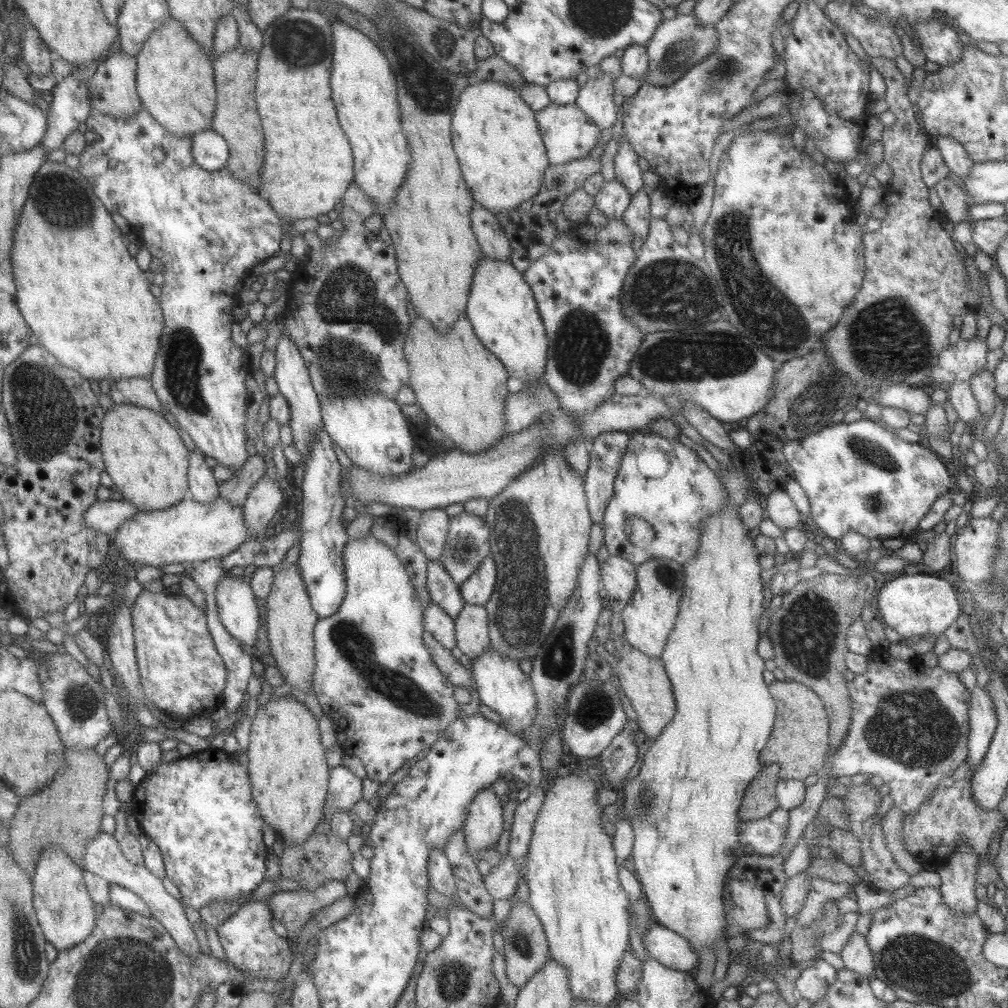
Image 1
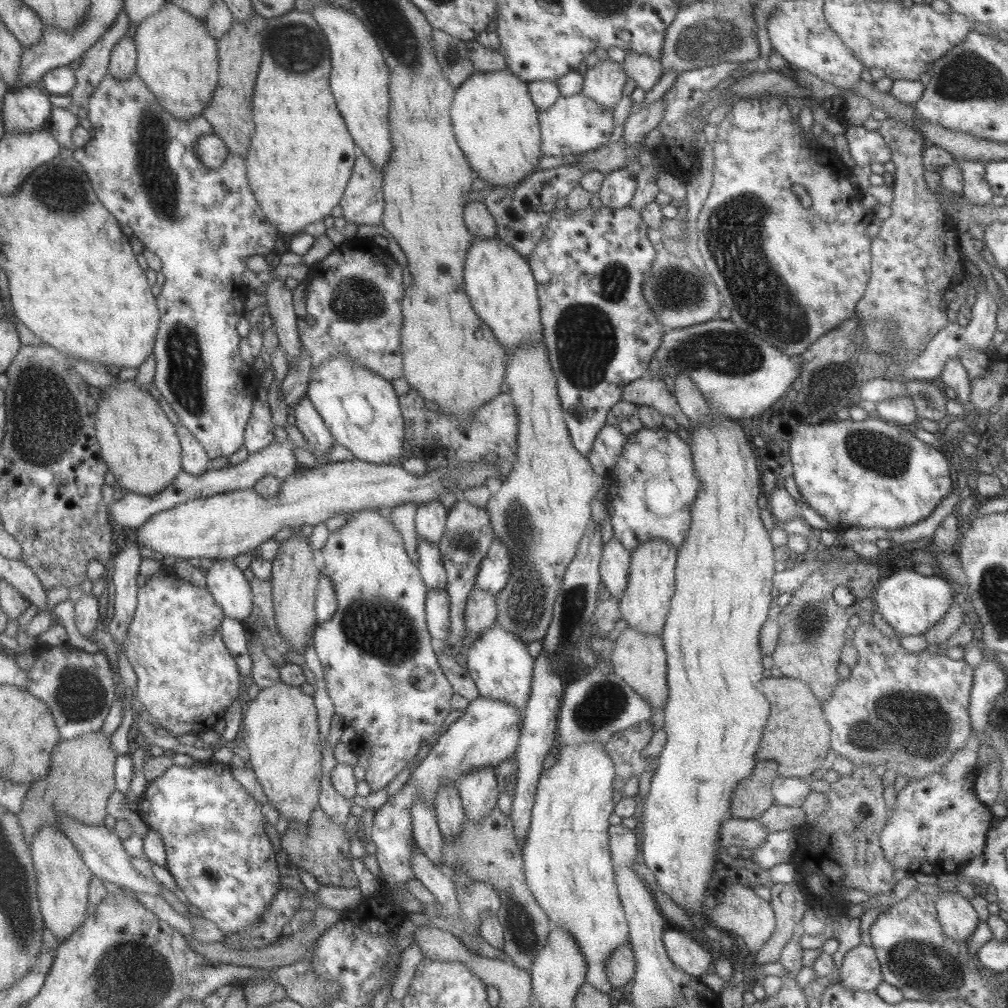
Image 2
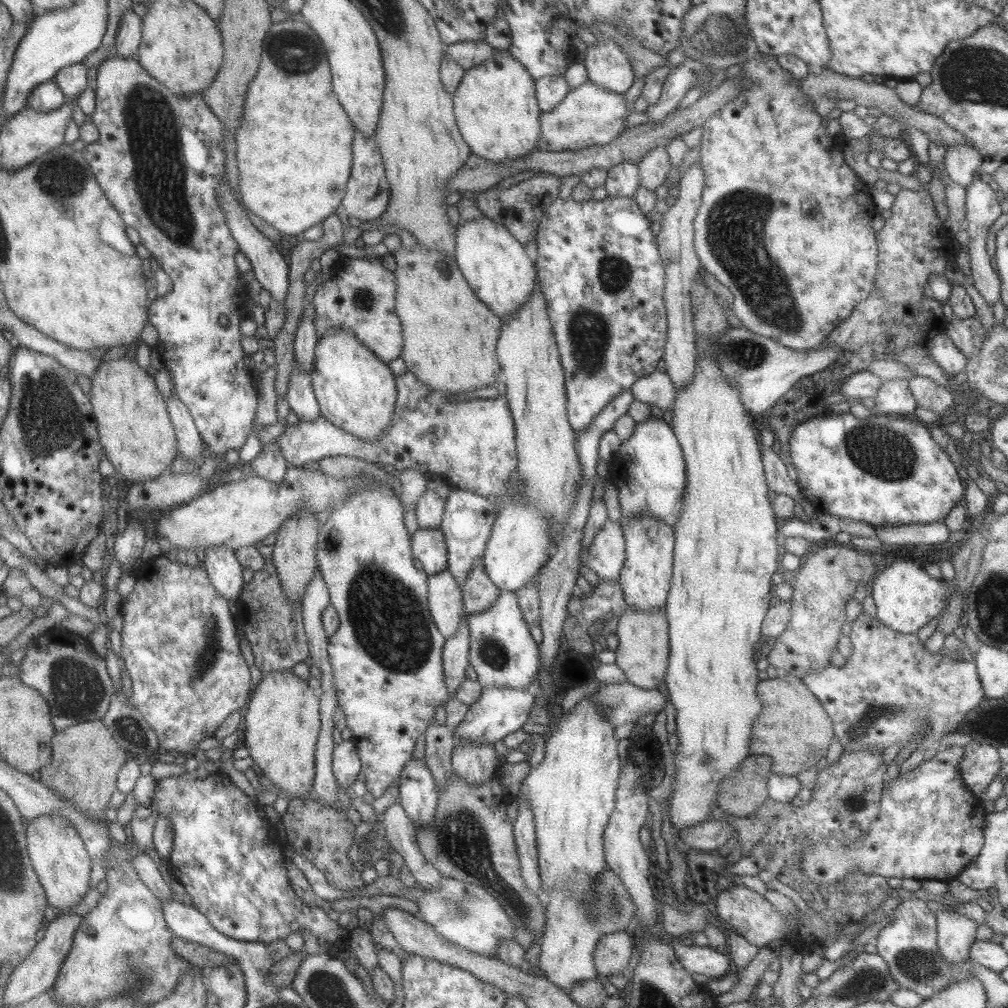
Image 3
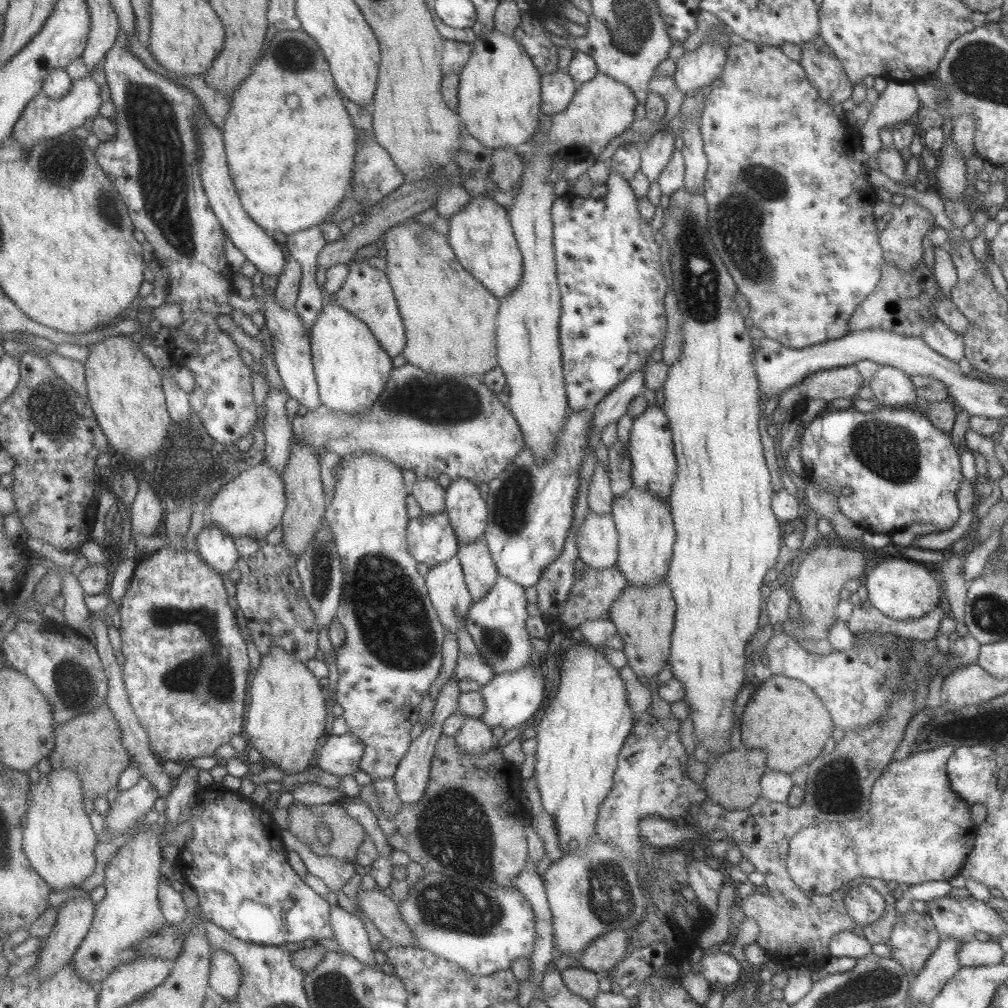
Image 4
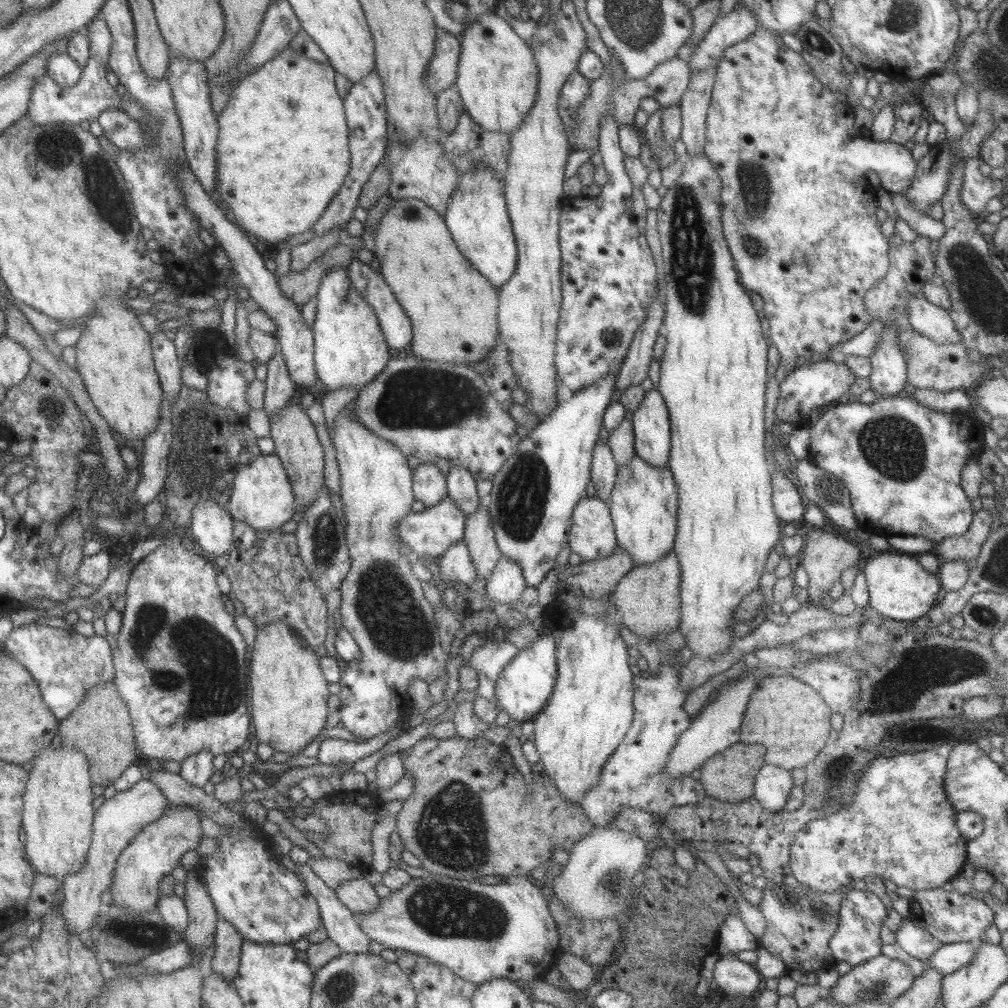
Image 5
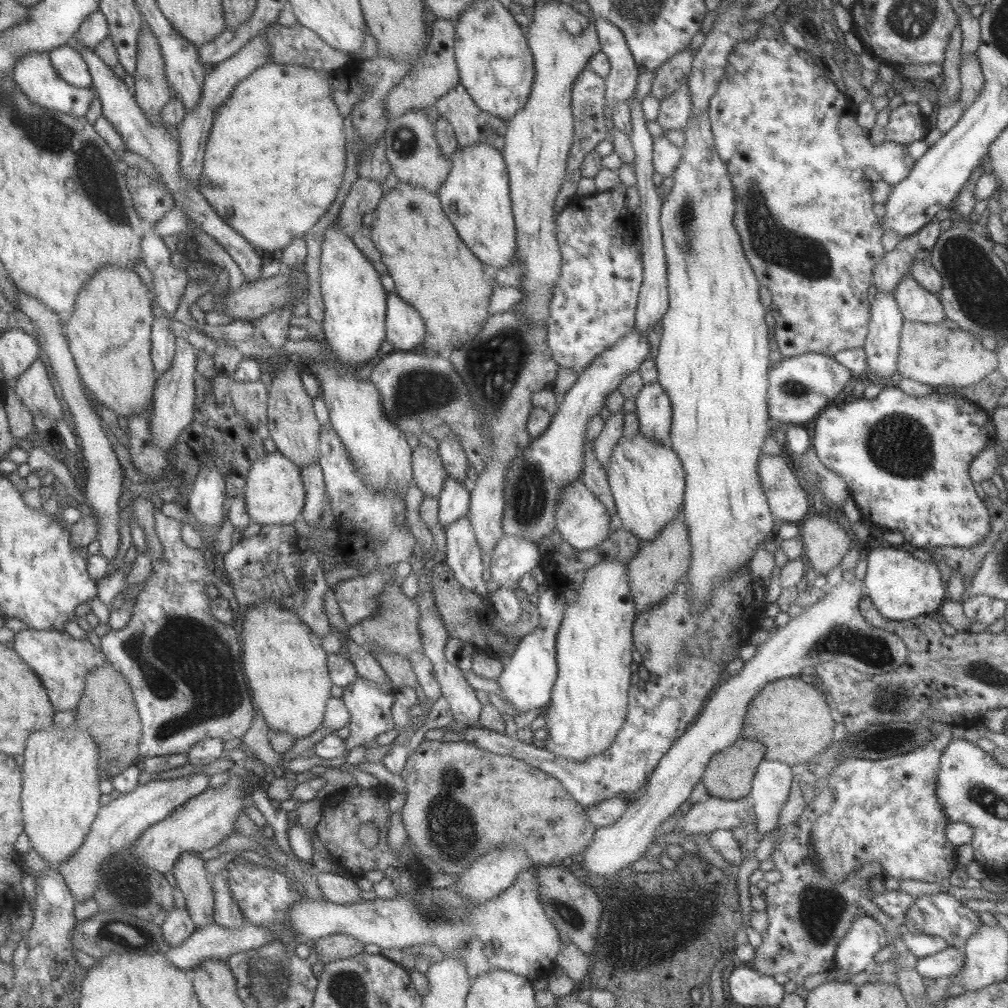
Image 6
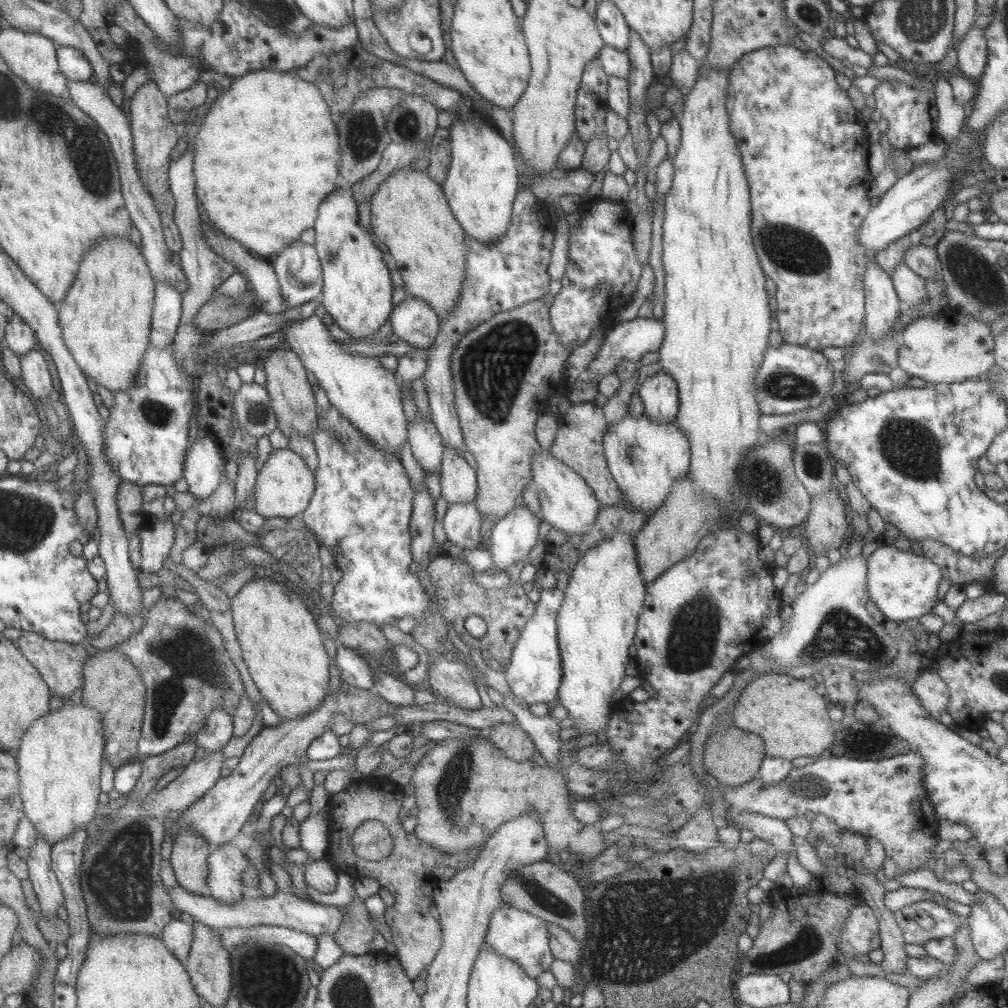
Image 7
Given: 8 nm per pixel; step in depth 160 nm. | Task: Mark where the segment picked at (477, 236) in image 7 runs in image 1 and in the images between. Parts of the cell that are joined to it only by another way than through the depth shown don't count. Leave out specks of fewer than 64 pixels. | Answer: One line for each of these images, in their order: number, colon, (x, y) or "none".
1: (501, 309)
2: (501, 290)
3: (500, 272)
4: (480, 235)
5: (476, 216)
6: (474, 197)

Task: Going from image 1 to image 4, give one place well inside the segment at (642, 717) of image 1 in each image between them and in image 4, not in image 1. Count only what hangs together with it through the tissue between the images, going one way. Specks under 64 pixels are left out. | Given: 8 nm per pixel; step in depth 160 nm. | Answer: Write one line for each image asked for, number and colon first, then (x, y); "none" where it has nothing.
2: (639, 659)
3: (642, 652)
4: (643, 616)

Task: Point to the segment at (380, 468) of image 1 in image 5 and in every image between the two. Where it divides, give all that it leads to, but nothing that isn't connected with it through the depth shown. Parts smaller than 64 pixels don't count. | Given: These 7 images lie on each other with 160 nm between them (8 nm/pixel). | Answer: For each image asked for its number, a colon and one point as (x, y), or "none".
2: (360, 409)
3: (355, 391)
4: (351, 369)
5: (349, 348)

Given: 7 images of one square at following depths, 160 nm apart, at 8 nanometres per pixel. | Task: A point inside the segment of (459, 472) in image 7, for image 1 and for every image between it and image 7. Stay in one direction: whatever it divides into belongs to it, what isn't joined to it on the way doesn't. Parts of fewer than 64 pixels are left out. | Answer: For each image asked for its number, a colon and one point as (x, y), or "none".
1: (443, 592)
2: (430, 568)
3: (428, 546)
4: (430, 540)
5: (429, 533)
6: (453, 500)

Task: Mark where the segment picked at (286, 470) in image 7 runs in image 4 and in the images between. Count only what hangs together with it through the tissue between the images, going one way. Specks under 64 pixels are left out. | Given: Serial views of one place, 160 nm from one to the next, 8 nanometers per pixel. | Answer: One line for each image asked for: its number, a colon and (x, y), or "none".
4: (252, 504)
5: (261, 497)
6: (273, 493)

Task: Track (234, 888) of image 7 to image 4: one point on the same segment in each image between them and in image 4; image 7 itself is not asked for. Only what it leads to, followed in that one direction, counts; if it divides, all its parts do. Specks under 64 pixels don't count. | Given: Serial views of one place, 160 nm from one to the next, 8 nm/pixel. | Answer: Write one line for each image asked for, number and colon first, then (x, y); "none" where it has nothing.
4: (225, 976)
5: (226, 948)
6: (226, 914)

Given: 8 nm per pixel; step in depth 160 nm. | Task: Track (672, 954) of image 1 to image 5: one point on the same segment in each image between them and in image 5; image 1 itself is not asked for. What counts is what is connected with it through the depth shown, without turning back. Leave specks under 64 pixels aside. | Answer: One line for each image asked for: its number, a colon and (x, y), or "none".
2: (684, 953)
3: (702, 960)
4: (718, 968)
5: (734, 977)

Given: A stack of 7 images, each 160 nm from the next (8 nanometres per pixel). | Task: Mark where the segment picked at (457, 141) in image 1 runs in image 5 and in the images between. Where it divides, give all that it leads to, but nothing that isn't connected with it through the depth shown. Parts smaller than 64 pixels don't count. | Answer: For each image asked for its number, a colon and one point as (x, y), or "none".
2: (495, 124)
3: (495, 110)
4: (498, 98)
5: (496, 78)

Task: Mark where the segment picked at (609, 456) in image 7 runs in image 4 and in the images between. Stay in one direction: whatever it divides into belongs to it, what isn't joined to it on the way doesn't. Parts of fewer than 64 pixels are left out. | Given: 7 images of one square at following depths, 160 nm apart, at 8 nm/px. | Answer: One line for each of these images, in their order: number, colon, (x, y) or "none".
4: (645, 533)
5: (643, 502)
6: (646, 480)

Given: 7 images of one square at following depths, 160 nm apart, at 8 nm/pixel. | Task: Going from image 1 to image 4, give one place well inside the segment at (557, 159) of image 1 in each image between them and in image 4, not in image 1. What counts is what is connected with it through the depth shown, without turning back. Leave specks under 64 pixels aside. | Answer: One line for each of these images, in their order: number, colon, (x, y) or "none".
2: (575, 124)
3: (588, 115)
4: (601, 108)

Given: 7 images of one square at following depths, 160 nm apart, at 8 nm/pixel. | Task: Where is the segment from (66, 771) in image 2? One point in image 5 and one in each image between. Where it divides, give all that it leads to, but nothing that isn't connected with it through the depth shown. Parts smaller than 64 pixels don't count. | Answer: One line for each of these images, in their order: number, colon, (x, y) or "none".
3: (86, 759)
4: (89, 744)
5: (99, 728)

